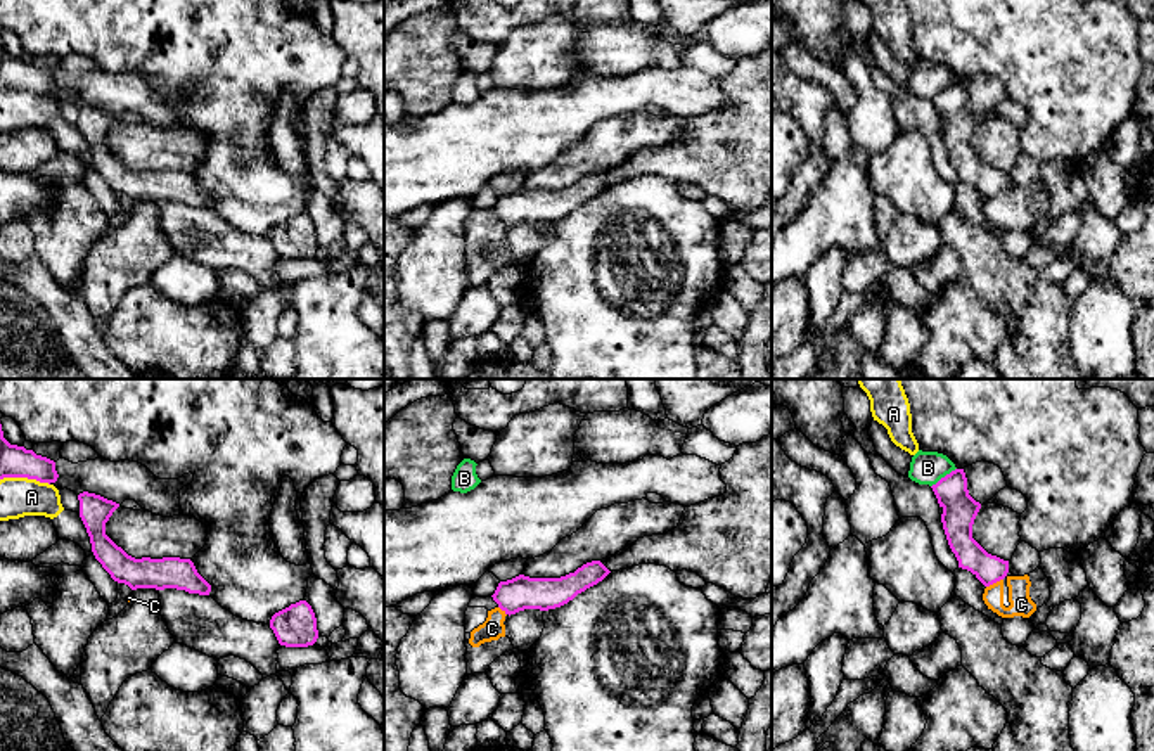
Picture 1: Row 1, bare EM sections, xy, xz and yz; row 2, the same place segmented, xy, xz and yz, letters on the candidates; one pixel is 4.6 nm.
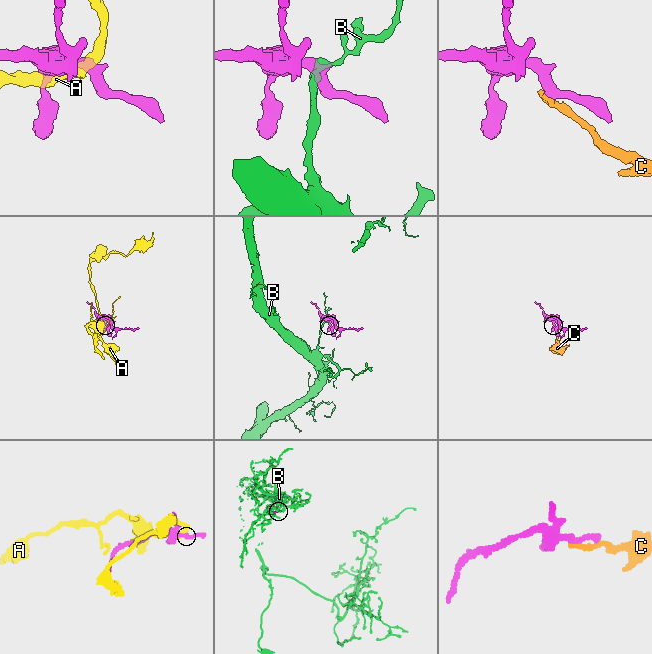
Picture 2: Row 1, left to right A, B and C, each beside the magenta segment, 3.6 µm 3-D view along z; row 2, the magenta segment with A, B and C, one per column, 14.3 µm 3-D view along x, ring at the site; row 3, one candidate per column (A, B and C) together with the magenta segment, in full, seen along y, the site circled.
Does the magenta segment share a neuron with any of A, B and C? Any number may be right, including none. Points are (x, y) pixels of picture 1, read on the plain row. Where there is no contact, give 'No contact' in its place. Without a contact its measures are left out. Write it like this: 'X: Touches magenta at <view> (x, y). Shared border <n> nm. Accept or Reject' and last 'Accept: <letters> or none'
A: Touches magenta at xy (25, 89). Shared border 240 nm. Reject
B: Touches magenta at yz (945, 89). Shared border 150 nm. Reject
C: Touches magenta at yz (993, 194). Shared border 90 nm. Reject
Accept: none

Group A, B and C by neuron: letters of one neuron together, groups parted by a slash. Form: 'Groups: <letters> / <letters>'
Groups: A C / B

